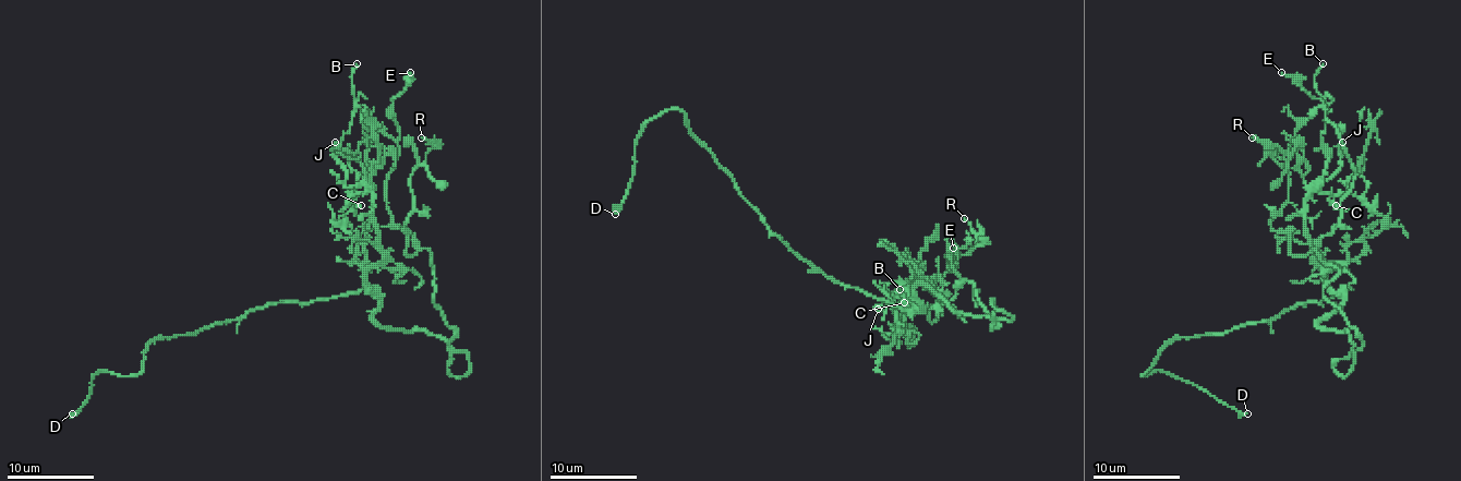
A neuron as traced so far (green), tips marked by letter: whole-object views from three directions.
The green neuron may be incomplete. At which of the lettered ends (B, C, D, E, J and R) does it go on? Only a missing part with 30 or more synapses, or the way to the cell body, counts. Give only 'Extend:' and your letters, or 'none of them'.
Extend: D

